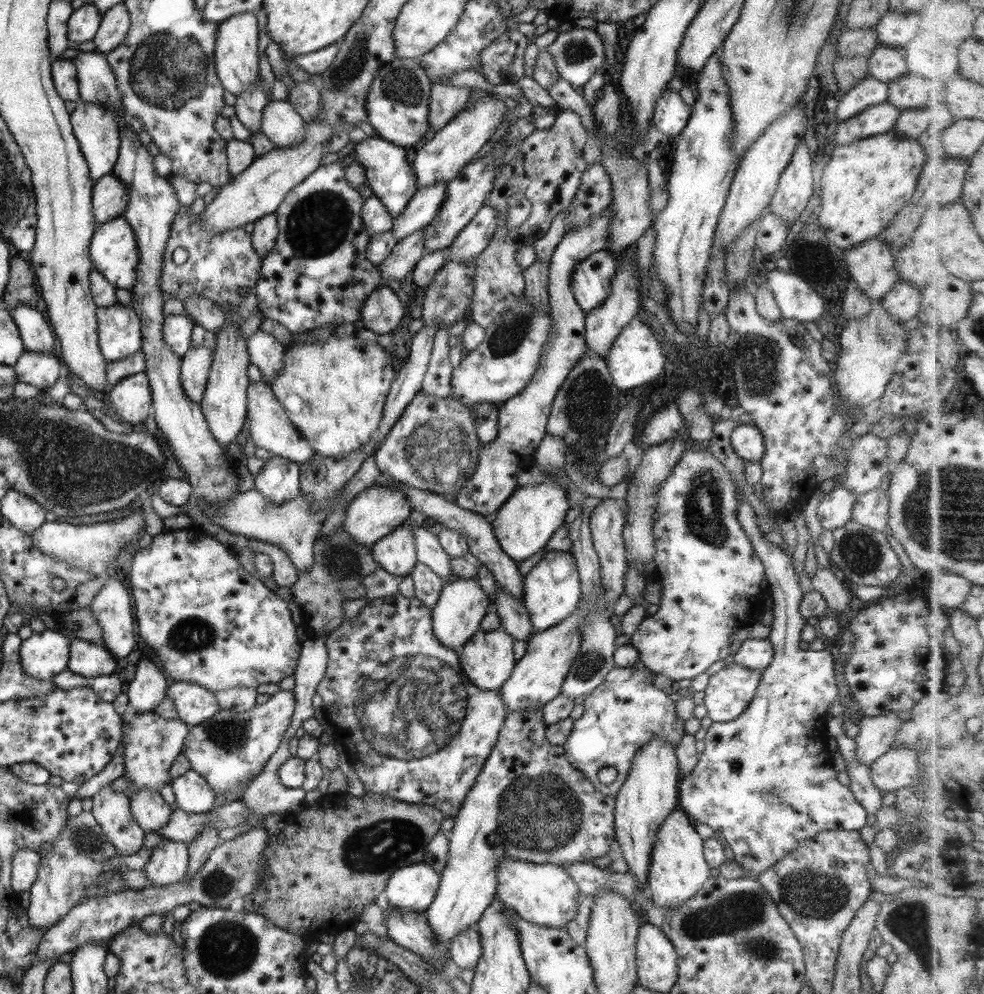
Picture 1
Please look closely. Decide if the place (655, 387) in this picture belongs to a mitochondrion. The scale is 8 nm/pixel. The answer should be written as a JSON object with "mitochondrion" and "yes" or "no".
{"mitochondrion":"no"}

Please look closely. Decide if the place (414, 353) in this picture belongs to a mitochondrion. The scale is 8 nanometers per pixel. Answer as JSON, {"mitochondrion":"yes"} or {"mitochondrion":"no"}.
{"mitochondrion":"no"}

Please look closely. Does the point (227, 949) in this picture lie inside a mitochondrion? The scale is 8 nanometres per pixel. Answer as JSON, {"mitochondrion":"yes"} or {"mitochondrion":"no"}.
{"mitochondrion":"yes"}

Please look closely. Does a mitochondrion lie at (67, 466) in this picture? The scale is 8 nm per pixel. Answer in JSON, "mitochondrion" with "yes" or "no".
{"mitochondrion":"yes"}

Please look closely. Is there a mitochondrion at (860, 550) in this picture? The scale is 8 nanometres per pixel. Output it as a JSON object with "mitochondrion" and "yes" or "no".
{"mitochondrion":"yes"}

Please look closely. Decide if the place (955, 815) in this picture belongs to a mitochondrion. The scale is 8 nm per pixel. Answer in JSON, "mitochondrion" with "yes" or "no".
{"mitochondrion":"no"}

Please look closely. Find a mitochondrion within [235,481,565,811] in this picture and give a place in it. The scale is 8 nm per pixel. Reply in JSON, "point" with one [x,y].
{"point":[409,705]}

